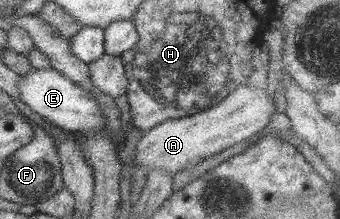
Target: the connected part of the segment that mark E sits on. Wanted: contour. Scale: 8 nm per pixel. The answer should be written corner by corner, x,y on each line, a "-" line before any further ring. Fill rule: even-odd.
53,68
29,70
19,78
19,84
16,85
16,91
31,111
53,126
65,132
77,133
106,133
105,119
99,113
99,105
95,98
86,90
80,89
69,81
63,74
55,71

